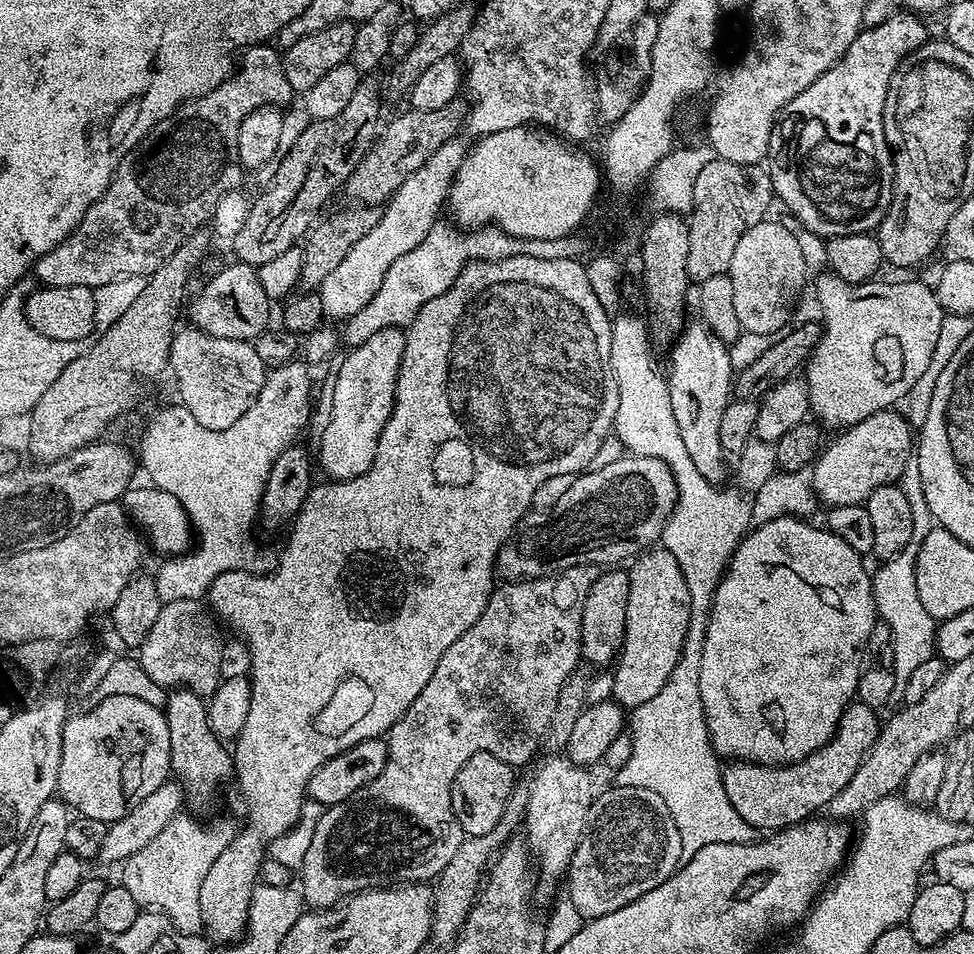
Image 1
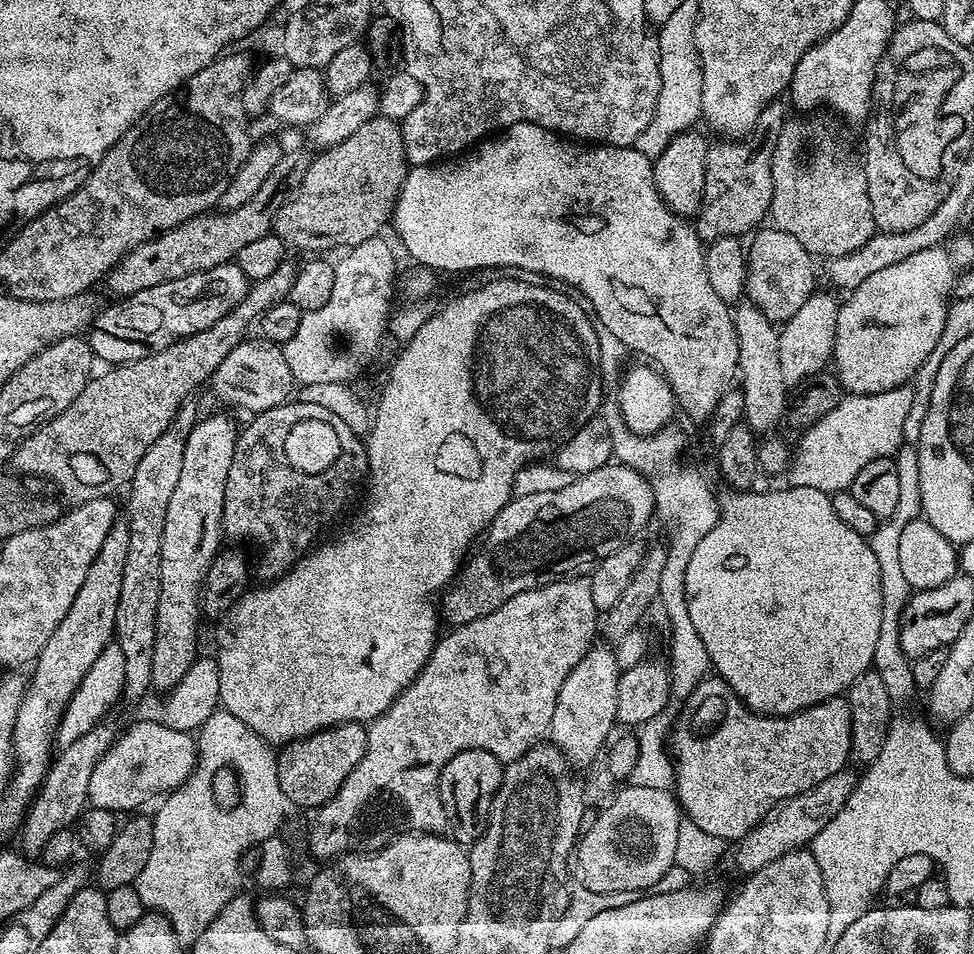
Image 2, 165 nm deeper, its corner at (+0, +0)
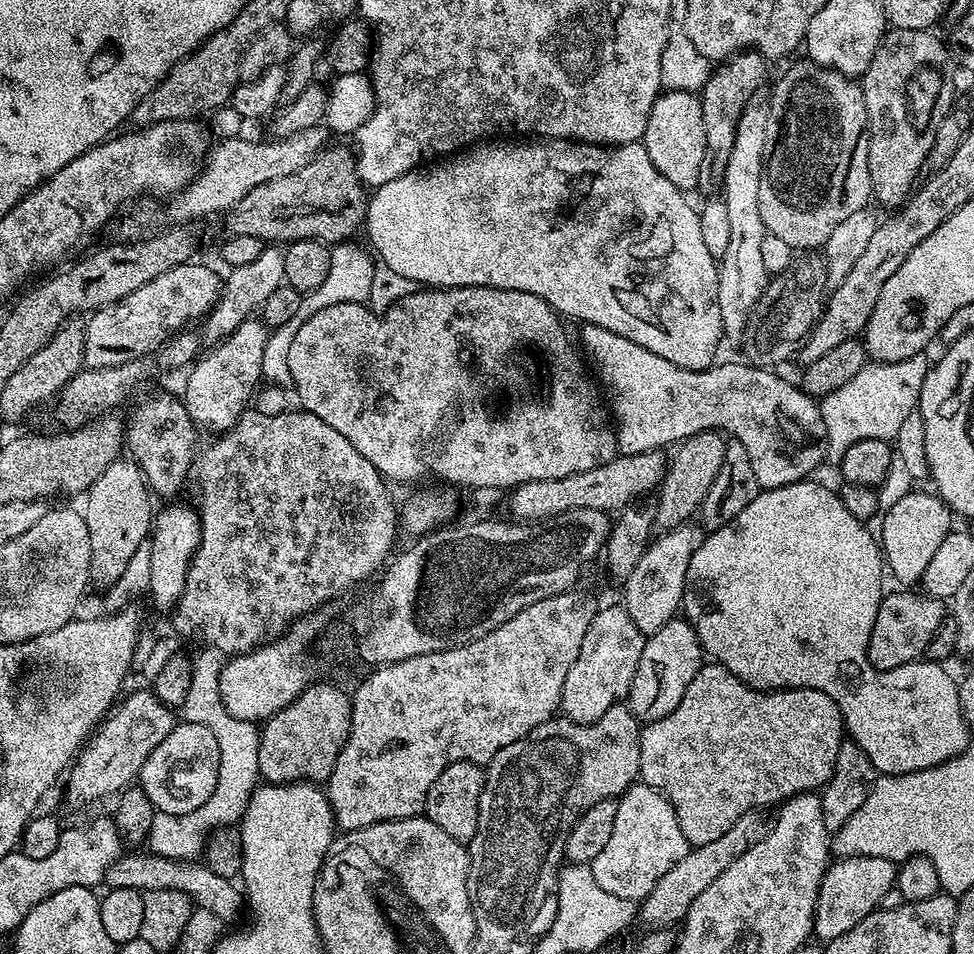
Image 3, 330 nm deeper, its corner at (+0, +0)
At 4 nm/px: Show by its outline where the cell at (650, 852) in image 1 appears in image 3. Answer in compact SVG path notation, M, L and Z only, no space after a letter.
M643 782L633 783L627 788L624 795L616 800L618 814L614 818L614 830L610 833L606 846L598 853L598 858L594 858L590 865L594 874L594 882L602 886L602 890L614 894L618 898L626 898L642 902L658 886L658 878L666 874L673 866L678 866L682 858L686 858L690 847L686 834L682 834L682 826L678 826L678 818L670 806L667 798L660 793L657 788L652 788Z

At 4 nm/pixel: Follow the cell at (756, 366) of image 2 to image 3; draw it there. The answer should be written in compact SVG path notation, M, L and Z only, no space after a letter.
M753 102L744 108L724 171L722 199L730 218L730 246L726 246L726 254L718 260L718 310L722 310L722 322L728 334L740 334L747 329L753 308L770 279L766 266L762 266L762 238L766 233L762 213L758 210L758 186L764 169L767 121L767 103Z

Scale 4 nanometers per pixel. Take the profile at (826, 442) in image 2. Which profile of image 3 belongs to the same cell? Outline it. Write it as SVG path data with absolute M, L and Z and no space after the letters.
M919 352L902 362L865 363L864 368L858 370L858 374L854 374L854 378L850 378L850 382L838 386L838 390L834 390L834 394L825 396L819 401L822 422L826 426L826 452L829 457L844 456L846 450L850 450L850 446L854 446L854 442L862 442L863 440L895 441L898 429L902 427L902 422L906 422L906 418L910 418L910 414L917 411L922 382L930 367L930 360L927 360L926 357L924 352Z

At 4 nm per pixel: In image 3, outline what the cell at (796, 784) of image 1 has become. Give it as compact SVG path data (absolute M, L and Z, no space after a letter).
M708 662L700 672L686 686L686 694L682 694L682 702L674 706L666 718L658 718L652 724L644 724L640 734L640 775L639 779L652 788L657 788L670 802L674 814L678 818L678 826L682 826L682 834L686 834L689 845L706 846L706 842L714 842L742 818L742 814L764 810L767 804L779 805L791 796L800 796L804 792L816 792L823 789L824 783L830 778L830 774L836 765L840 744L846 739L844 719L840 713L840 707L830 698L830 694L823 688L781 688L779 690L761 690L743 684L730 670L726 670L718 663Z

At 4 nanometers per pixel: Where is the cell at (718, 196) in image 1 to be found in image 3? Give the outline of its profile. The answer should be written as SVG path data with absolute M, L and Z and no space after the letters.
M745 50L729 56L717 63L708 75L706 86L702 90L702 122L706 126L706 154L702 158L702 174L698 185L699 191L712 192L724 183L726 162L734 146L736 127L742 118L744 108L757 99L756 91L764 84L768 76L769 61L762 53Z

